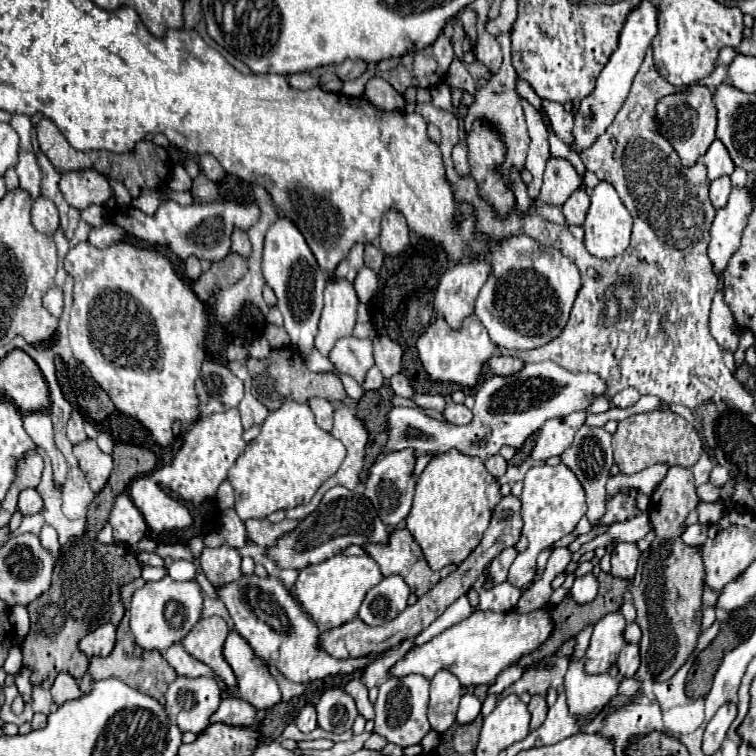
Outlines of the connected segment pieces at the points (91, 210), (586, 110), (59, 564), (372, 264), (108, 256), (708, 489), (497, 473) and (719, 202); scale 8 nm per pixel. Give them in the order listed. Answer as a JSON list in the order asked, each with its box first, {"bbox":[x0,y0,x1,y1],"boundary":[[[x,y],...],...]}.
[{"bbox":[82,205,106,227],"boundary":[[[90,205],[88,209],[82,211],[82,219],[88,221],[92,227],[100,227],[106,223],[106,215],[104,215],[104,207],[100,205]]]},{"bbox":[572,1,658,153],"boundary":[[[642,1],[638,9],[634,9],[630,15],[628,15],[628,21],[626,25],[622,27],[622,33],[620,33],[620,45],[618,49],[612,53],[608,65],[604,67],[604,71],[598,75],[596,79],[596,87],[592,91],[592,95],[588,95],[578,111],[574,113],[574,127],[572,127],[572,149],[576,153],[580,151],[586,151],[606,129],[608,125],[614,121],[618,109],[622,107],[624,99],[628,97],[628,91],[630,91],[630,85],[632,85],[632,79],[634,75],[638,73],[640,65],[642,65],[642,59],[646,55],[646,49],[650,47],[652,43],[652,37],[656,35],[658,31],[658,13],[656,13],[656,7],[648,1]]]},{"bbox":[22,535,140,689],"boundary":[[[84,535],[70,539],[54,565],[52,587],[28,605],[30,633],[26,635],[22,655],[24,665],[32,669],[32,683],[50,689],[60,671],[70,673],[78,681],[88,671],[88,657],[78,649],[78,641],[102,623],[120,625],[124,605],[120,601],[120,587],[140,577],[140,563],[136,555],[118,543],[102,545]]]},{"bbox":[364,245,384,271],"boundary":[[[366,245],[366,253],[364,253],[364,261],[366,261],[366,267],[370,267],[372,271],[378,271],[382,267],[382,261],[384,261],[384,255],[380,249],[376,249],[374,245]]]},{"bbox":[64,243,206,445],"boundary":[[[78,243],[68,251],[64,269],[74,277],[74,305],[70,311],[70,347],[74,357],[88,367],[116,409],[138,419],[150,431],[156,445],[170,445],[174,441],[174,421],[180,421],[188,431],[200,419],[194,381],[204,361],[206,311],[202,301],[174,273],[164,255],[152,249],[132,247],[130,243],[116,243],[106,249]]]},{"bbox":[696,483,720,503],"boundary":[[[704,483],[696,489],[696,495],[700,501],[706,501],[706,503],[712,503],[720,497],[720,487],[714,487],[712,483]]]},{"bbox":[486,455,506,479],"boundary":[[[492,455],[492,459],[486,461],[486,469],[490,475],[500,479],[506,473],[506,459],[502,455]]]},{"bbox":[710,175,732,209],"boundary":[[[724,175],[716,181],[712,181],[710,185],[710,201],[716,209],[722,209],[728,201],[728,195],[730,195],[730,189],[732,189],[732,183],[730,183],[730,177]]]}]

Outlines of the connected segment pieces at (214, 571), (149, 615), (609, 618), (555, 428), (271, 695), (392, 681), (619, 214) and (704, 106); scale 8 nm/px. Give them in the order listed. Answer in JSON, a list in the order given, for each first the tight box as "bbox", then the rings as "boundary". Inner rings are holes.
[{"bbox":[200,543,242,589],"boundary":[[[224,543],[216,549],[206,547],[200,557],[200,567],[202,567],[202,573],[208,577],[208,581],[216,589],[220,589],[222,585],[232,583],[242,577],[240,561],[242,561],[240,553],[234,547]]]},{"bbox":[130,575,204,653],"boundary":[[[170,575],[162,577],[156,583],[146,583],[142,589],[138,589],[132,597],[132,607],[130,607],[130,629],[134,633],[136,645],[146,649],[146,651],[160,651],[164,653],[172,643],[182,641],[190,629],[198,623],[198,619],[202,617],[202,605],[204,603],[204,595],[202,589],[196,581],[184,581],[178,583],[174,581]],[[168,603],[178,603],[182,609],[182,625],[180,627],[172,627],[166,619],[166,605]]]},{"bbox":[584,611,626,675],"boundary":[[[618,611],[602,617],[594,625],[590,647],[584,657],[584,671],[588,671],[590,675],[598,675],[598,673],[606,673],[610,665],[616,663],[620,649],[626,645],[624,629],[626,629],[626,621]]]},{"bbox":[530,411,586,461],"boundary":[[[574,411],[572,415],[566,415],[566,417],[568,417],[568,423],[562,417],[548,419],[548,423],[544,423],[530,455],[534,461],[546,461],[548,457],[562,455],[572,445],[574,433],[584,423],[586,415],[584,411]]]},{"bbox":[224,631,280,709],"boundary":[[[230,631],[224,643],[224,657],[230,663],[236,679],[240,697],[252,703],[256,709],[270,709],[280,703],[280,689],[276,679],[270,675],[266,663],[254,655],[246,639],[236,631]]]},{"bbox":[374,675,430,747],"boundary":[[[422,675],[390,677],[384,685],[380,685],[378,701],[374,705],[374,711],[376,711],[374,731],[400,747],[420,743],[422,737],[430,731],[430,723],[426,717],[428,715],[428,689],[430,689],[430,681]]]},{"bbox":[582,181,632,259],"boundary":[[[600,181],[594,189],[592,189],[592,205],[588,211],[588,217],[582,225],[584,229],[584,245],[588,249],[590,255],[598,257],[598,259],[612,259],[620,253],[626,251],[626,247],[630,245],[630,229],[632,229],[632,217],[628,213],[628,209],[622,205],[616,189],[606,183]]]},{"bbox":[656,85,716,167],"boundary":[[[692,85],[688,91],[660,97],[656,103],[656,123],[660,123],[660,135],[664,135],[664,139],[672,143],[672,147],[680,155],[680,161],[692,167],[716,139],[716,107],[710,89]]]}]

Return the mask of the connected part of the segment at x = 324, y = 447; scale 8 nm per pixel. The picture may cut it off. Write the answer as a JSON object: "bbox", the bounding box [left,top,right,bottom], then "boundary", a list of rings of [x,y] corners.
{"bbox":[228,403,344,521],"boundary":[[[284,403],[266,417],[260,435],[246,445],[246,451],[228,471],[228,481],[236,491],[236,513],[246,521],[308,503],[318,487],[338,471],[344,455],[344,445],[316,425],[306,403]]]}

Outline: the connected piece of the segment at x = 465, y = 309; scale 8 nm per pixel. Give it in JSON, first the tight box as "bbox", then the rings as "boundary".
{"bbox":[434,261,490,329],"boundary":[[[472,261],[468,265],[454,265],[442,275],[434,307],[452,329],[458,329],[474,313],[476,295],[486,283],[490,269],[484,261]]]}

